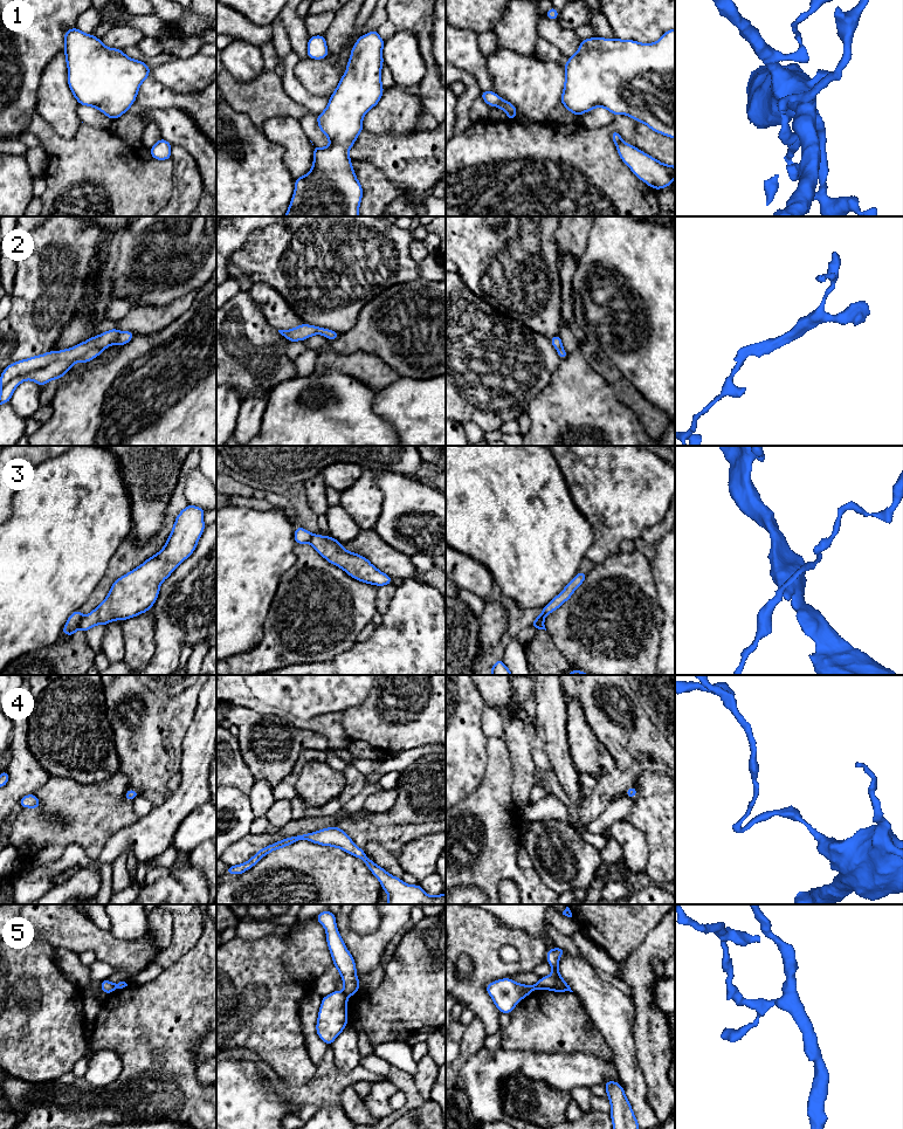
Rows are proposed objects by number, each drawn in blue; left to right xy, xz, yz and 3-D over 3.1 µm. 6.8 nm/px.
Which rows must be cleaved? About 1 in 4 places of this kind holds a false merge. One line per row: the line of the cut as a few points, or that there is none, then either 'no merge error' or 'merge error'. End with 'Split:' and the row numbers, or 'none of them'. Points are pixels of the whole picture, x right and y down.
1: cut in yz along (594, 107), (604, 107); merge error
2: no cut; no merge error
3: cut in xy along (83, 617), (78, 627); merge error
4: no cut; no merge error
5: cut in xz along (343, 992), (346, 997); merge error
Split: 1, 3, 5

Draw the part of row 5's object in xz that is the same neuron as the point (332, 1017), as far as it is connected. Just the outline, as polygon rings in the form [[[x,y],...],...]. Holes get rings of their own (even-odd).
[[[336,990],[323,997],[316,1032],[328,1046],[330,1046],[347,1026],[347,1014],[347,997],[344,992]]]

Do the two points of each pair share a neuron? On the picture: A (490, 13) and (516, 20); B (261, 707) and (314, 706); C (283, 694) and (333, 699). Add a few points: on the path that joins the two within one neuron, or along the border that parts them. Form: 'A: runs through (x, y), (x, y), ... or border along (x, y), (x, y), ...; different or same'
A: border along (504, 12), (493, 29); different
B: border along (252, 692), (264, 702), (301, 717); different
C: runs through (296, 694), (321, 694); same

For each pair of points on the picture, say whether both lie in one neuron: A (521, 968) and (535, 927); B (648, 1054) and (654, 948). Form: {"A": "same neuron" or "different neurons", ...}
{"A": "different neurons", "B": "same neuron"}

